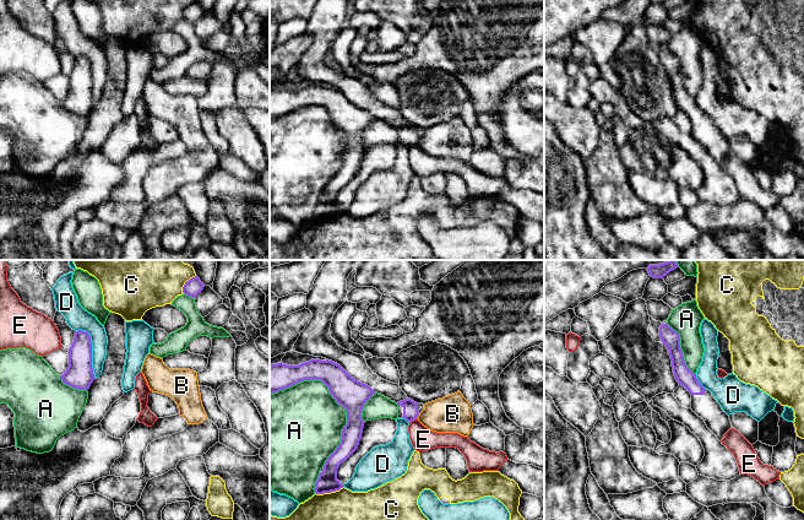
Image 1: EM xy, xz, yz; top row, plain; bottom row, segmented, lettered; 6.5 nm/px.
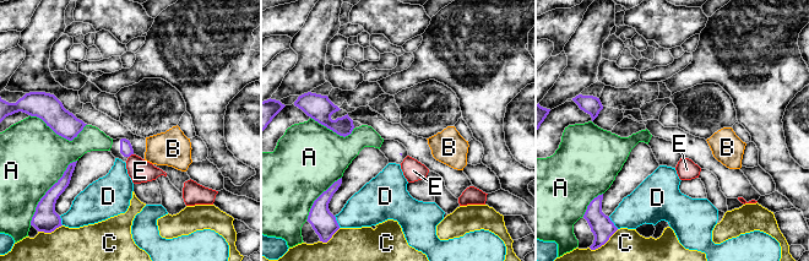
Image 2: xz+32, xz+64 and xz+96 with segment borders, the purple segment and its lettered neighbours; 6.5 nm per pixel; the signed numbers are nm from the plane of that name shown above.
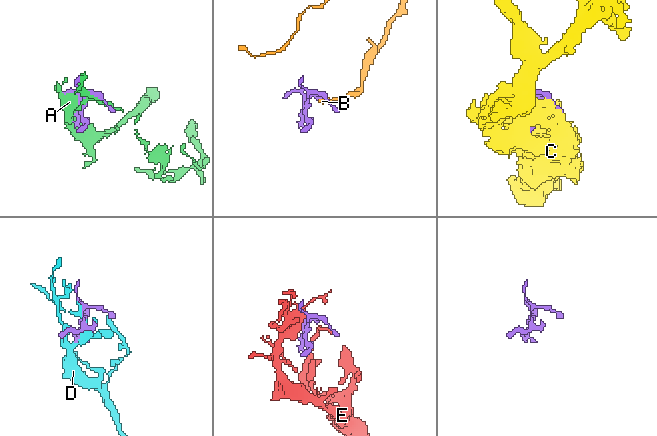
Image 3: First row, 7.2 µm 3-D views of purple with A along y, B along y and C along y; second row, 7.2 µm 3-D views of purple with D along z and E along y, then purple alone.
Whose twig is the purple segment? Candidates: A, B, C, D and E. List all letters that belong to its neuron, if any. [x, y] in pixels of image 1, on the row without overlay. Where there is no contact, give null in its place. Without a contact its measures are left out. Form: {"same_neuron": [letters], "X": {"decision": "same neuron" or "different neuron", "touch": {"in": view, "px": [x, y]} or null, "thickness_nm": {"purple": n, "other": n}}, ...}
{"same_neuron": [], "A": {"decision": "different neuron", "touch": {"in": "xz", "px": [333, 123]}, "thickness_nm": {"purple": 200, "other": 500}}, "B": {"decision": "different neuron", "touch": {"in": "xz", "px": [418, 140]}, "thickness_nm": {"purple": 100, "other": 240}}, "C": {"decision": "different neuron", "touch": {"in": "xz", "px": [329, 217]}, "thickness_nm": {"purple": 140, "other": 500}}, "D": {"decision": "different neuron", "touch": {"in": "xy", "px": [91, 76]}, "thickness_nm": {"purple": 180, "other": 150}}, "E": {"decision": "different neuron", "touch": {"in": "xz", "px": [413, 145]}, "thickness_nm": {"purple": 100, "other": 160}}}

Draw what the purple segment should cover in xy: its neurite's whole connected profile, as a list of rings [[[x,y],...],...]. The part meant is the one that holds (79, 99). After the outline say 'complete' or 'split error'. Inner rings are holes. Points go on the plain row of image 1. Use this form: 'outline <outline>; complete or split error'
outline [[[87,56],[75,58],[74,67],[69,74],[69,92],[60,104],[77,115],[88,115],[96,104],[92,93],[92,67]]]; complete

